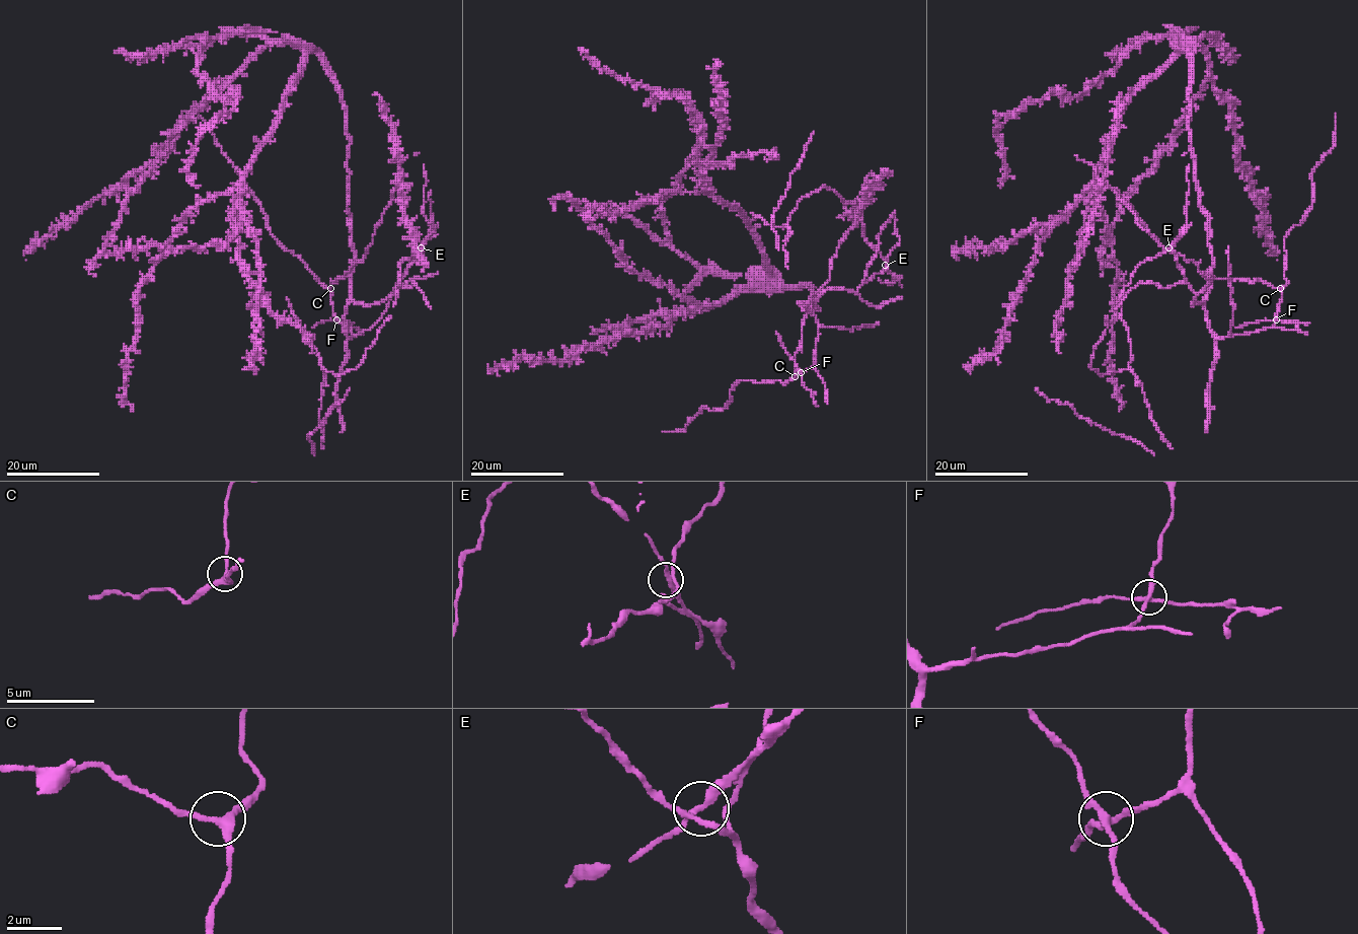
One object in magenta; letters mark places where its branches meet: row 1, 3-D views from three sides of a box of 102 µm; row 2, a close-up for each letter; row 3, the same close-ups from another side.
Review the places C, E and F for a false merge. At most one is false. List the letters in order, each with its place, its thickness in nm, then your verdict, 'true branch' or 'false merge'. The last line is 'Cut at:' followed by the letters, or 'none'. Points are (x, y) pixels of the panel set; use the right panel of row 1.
C: (1280, 288) | 240 nm | true branch
E: (1168, 247) | 220 nm | true branch
F: (1276, 319) | 260 nm | false merge
Cut at: F

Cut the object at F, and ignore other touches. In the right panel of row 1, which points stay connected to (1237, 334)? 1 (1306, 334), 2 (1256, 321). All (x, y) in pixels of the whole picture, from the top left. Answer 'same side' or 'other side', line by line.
1: same side
2: other side

